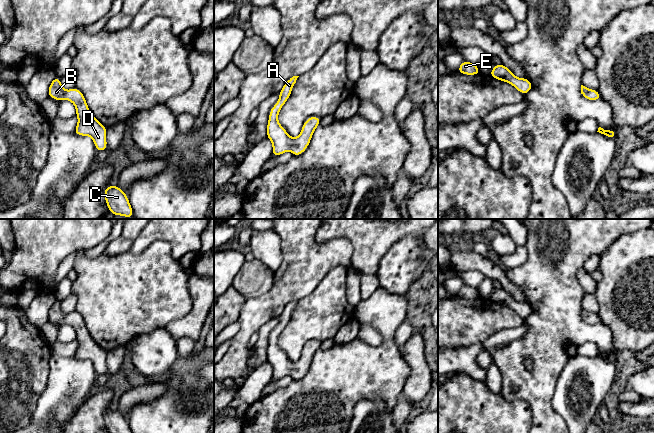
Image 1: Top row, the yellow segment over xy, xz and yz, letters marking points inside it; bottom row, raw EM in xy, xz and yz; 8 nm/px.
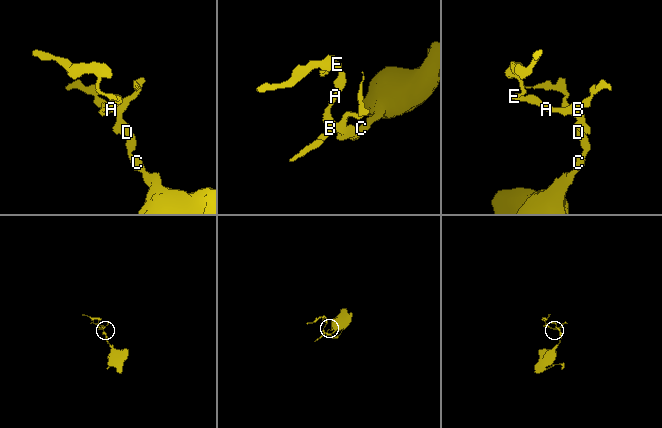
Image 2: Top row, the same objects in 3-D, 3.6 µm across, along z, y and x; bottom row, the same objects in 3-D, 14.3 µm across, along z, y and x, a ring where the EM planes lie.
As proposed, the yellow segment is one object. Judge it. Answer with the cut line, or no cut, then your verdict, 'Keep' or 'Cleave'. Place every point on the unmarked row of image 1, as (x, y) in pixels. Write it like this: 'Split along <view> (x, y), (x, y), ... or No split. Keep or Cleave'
No split. Keep

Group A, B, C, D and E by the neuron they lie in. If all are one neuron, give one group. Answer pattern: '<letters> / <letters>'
A B C D E

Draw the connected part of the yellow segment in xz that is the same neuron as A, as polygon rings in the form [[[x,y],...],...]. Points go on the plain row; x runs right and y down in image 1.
[[[293,300],[287,304],[279,316],[278,326],[271,332],[267,348],[267,362],[272,366],[272,379],[277,381],[282,377],[291,375],[294,380],[301,379],[308,371],[316,351],[321,342],[309,341],[303,348],[301,357],[293,362],[288,359],[285,352],[278,346],[278,338],[291,319],[291,314],[299,300]]]

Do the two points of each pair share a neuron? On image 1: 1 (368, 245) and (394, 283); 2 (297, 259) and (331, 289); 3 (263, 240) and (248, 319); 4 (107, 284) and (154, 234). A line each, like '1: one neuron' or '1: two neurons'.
1: two neurons
2: two neurons
3: two neurons
4: two neurons

